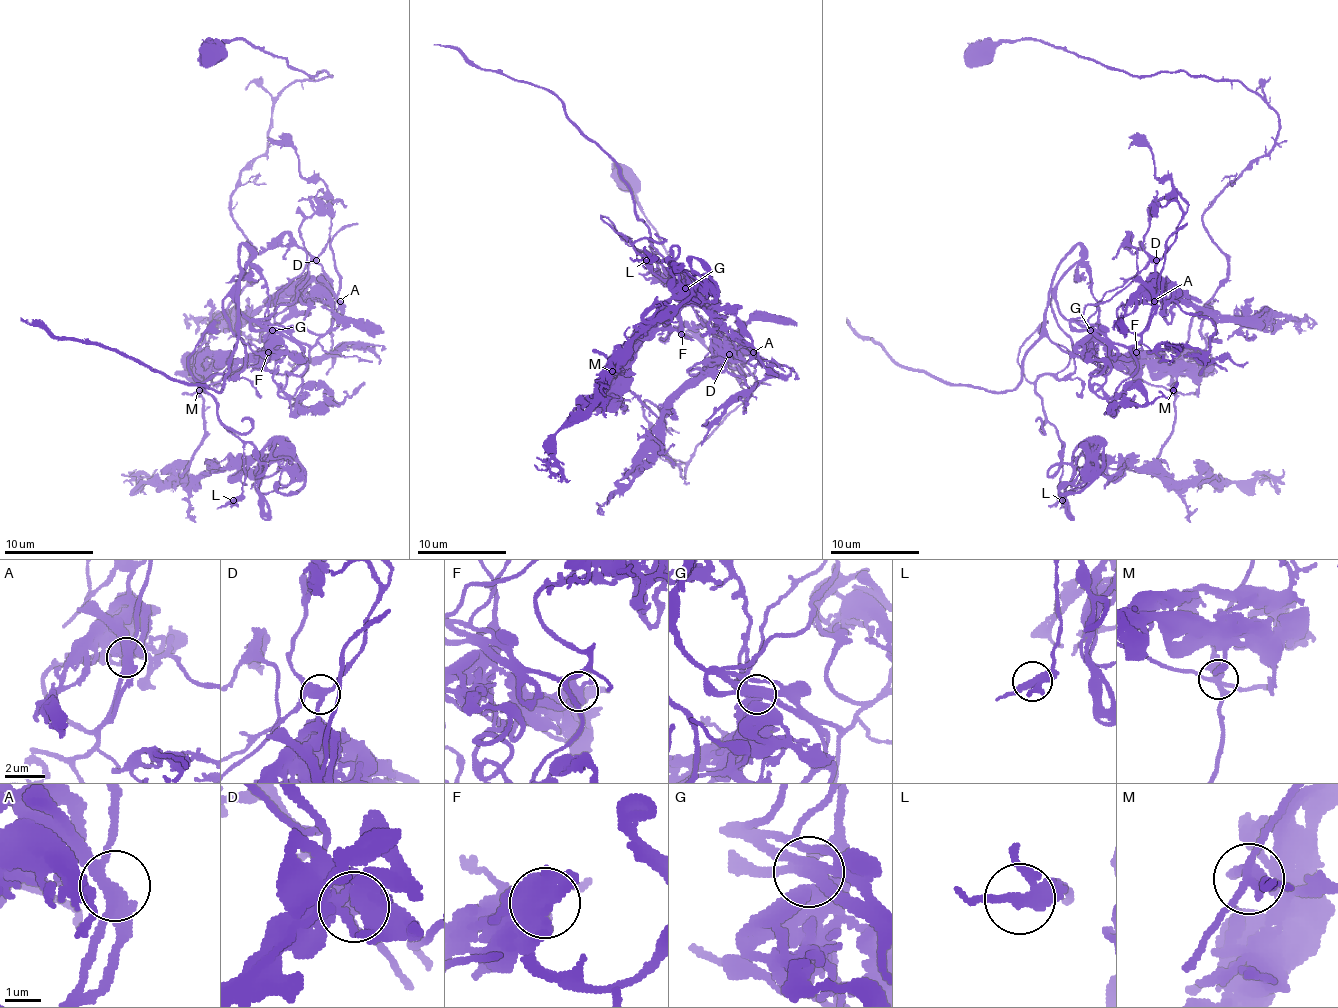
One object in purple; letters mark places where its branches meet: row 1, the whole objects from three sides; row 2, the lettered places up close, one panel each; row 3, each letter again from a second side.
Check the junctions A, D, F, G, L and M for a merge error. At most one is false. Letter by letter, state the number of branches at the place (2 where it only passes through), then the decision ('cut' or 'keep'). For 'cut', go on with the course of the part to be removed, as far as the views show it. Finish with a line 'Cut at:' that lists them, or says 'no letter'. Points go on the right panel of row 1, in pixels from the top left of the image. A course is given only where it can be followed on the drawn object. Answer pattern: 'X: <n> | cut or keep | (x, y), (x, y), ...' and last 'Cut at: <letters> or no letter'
A: 4 | keep
D: 4 | keep
F: 3 | keep
G: 4 | keep
L: 4 | keep
M: 4 | cut | (1174, 390), (1228, 276), (1205, 209), (1279, 117), (1239, 81), (1031, 39), (963, 59)
Cut at: M

